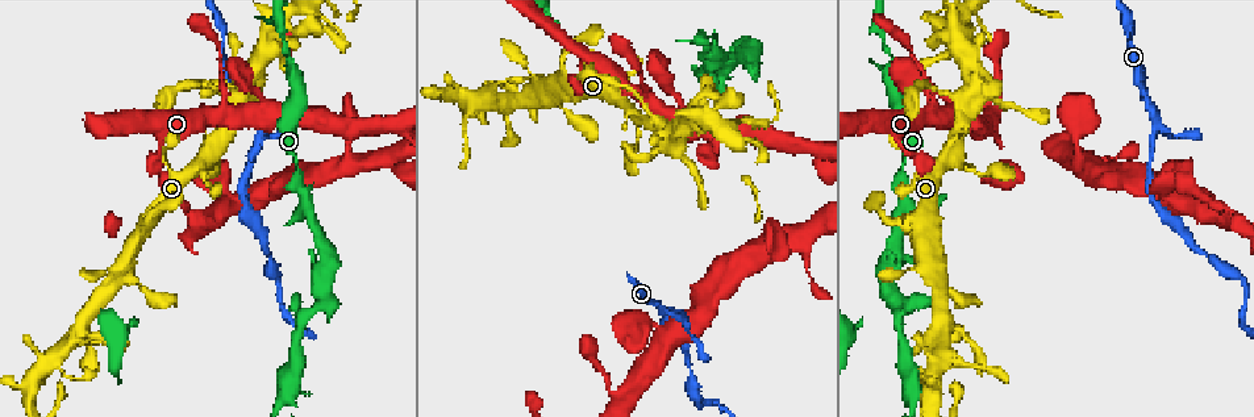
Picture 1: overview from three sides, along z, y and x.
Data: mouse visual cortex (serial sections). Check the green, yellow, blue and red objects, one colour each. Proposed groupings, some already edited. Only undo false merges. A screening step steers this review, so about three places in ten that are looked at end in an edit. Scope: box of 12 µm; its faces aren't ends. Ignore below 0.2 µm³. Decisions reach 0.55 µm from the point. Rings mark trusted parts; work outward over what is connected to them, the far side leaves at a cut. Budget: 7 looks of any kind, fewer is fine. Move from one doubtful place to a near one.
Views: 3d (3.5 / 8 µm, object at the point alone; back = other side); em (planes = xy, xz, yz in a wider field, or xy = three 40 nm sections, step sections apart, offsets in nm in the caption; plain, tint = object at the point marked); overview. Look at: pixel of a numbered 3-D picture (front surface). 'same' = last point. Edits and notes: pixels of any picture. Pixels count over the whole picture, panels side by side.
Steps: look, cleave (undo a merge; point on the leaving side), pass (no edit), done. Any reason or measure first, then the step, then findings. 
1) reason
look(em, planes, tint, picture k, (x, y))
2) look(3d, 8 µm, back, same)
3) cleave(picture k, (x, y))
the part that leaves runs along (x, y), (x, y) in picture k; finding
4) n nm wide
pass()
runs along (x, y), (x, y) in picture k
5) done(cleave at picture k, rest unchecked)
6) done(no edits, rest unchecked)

calibre changes
look(3d, 8 µm, picture 1, (295, 74))

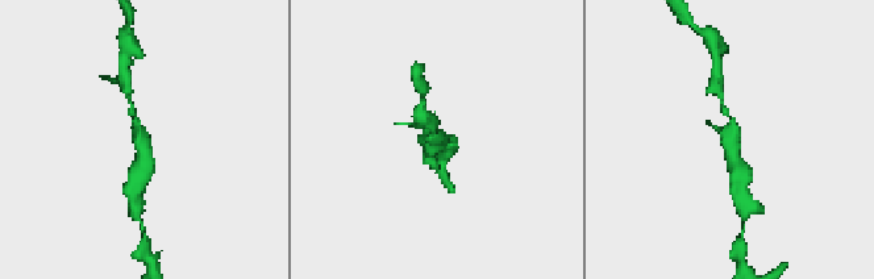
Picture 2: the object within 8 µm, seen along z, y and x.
look(em, xy, step 1, tint, picture 2, (142, 139))

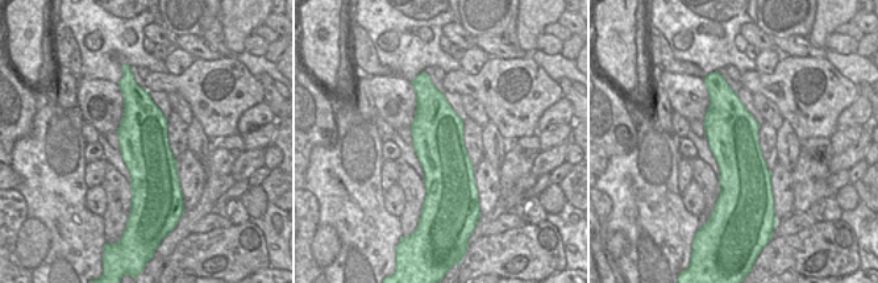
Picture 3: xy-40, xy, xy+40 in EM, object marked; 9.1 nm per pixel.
pass()
runs along (737, 173), (732, 121), (723, 104) in picture 2; all the same cell

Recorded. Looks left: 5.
look(3d, 3.5 µm, picture 1, (968, 118))

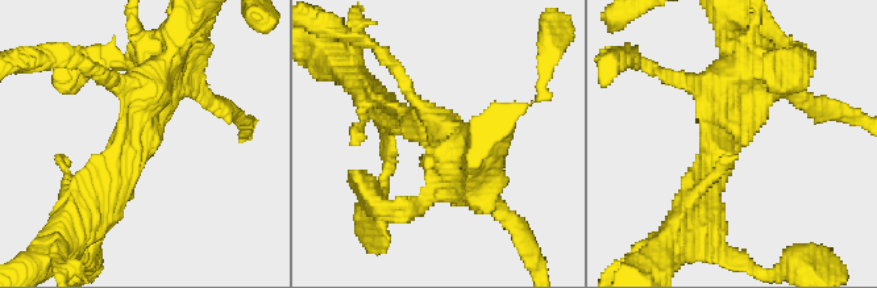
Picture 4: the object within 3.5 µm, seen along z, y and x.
3 arms; arms of 250, 300, 350 nm
look(em, planes, tint, picture 4, (151, 137))

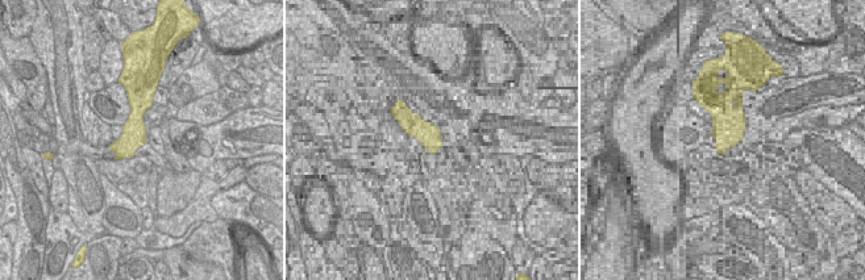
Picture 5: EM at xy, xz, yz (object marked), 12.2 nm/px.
pass()
runs along (133, 95), (133, 137), (119, 155) in picture 5; continuous, no second cell

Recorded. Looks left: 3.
sharp bend
look(3d, 3.5 µm, picture 1, (1157, 124))

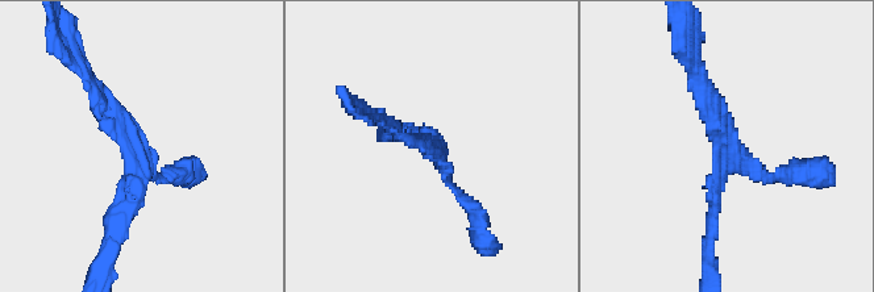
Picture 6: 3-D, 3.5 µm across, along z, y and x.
look(em, xy, step 5, plain, picture 6, (439, 153))

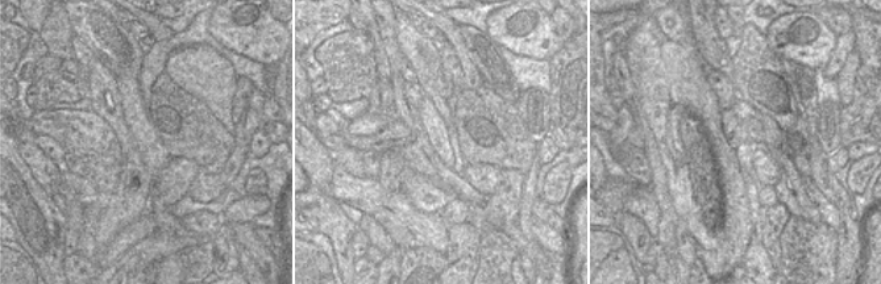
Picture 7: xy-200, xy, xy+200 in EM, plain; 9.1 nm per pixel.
look(em, xy, step 5, tint, same)

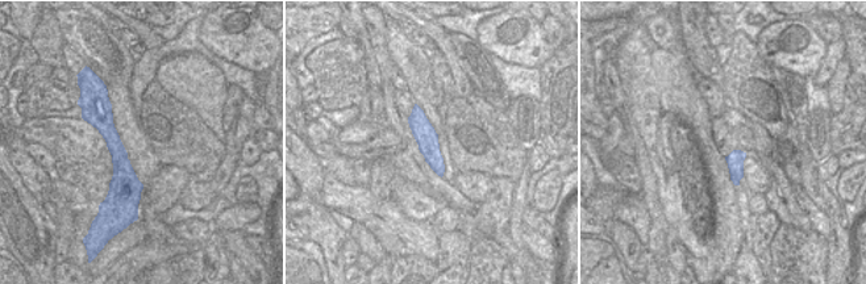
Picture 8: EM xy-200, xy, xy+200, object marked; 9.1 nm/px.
pass()
runs along (90, 86), (146, 158), (117, 224) in picture 6; all the same cell

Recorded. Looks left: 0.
done(no edits, rest unchecked)

